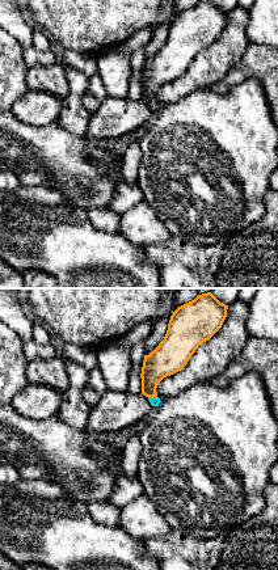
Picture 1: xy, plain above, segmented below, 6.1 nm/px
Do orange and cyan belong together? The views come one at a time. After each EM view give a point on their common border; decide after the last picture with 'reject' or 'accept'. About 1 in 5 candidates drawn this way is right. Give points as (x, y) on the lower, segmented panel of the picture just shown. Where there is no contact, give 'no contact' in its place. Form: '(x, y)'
(152, 396)

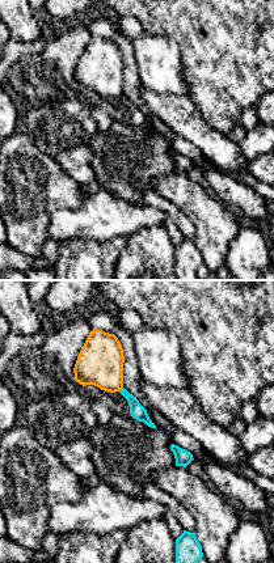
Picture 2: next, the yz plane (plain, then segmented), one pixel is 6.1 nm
(121, 389)

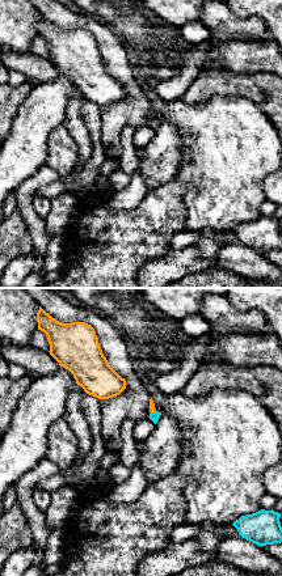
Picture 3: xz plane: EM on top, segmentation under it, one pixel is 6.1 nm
(154, 411)

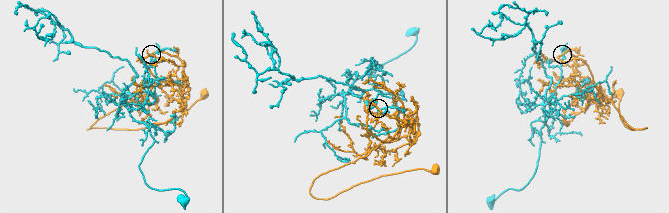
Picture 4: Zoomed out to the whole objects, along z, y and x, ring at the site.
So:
reject

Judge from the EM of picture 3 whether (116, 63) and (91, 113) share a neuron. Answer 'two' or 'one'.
two

